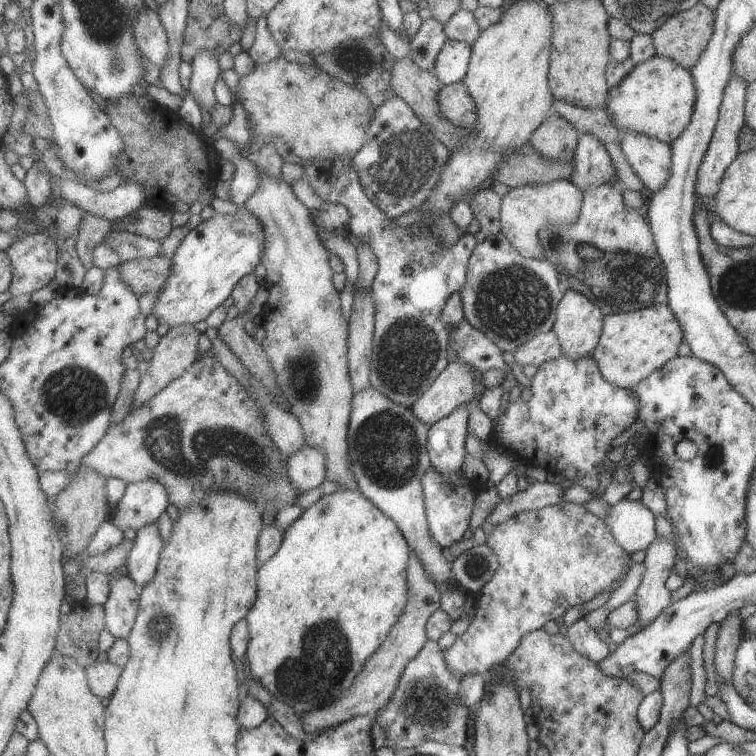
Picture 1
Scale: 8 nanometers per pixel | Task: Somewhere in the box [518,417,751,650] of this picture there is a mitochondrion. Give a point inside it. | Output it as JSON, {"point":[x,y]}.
{"point":[713,457]}

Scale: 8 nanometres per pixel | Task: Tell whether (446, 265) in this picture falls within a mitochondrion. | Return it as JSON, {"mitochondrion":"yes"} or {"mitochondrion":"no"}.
{"mitochondrion":"no"}

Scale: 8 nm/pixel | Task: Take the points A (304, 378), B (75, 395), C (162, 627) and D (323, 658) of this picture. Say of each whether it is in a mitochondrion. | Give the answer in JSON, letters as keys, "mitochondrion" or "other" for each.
{"A":"mitochondrion","B":"mitochondrion","C":"mitochondrion","D":"mitochondrion"}

